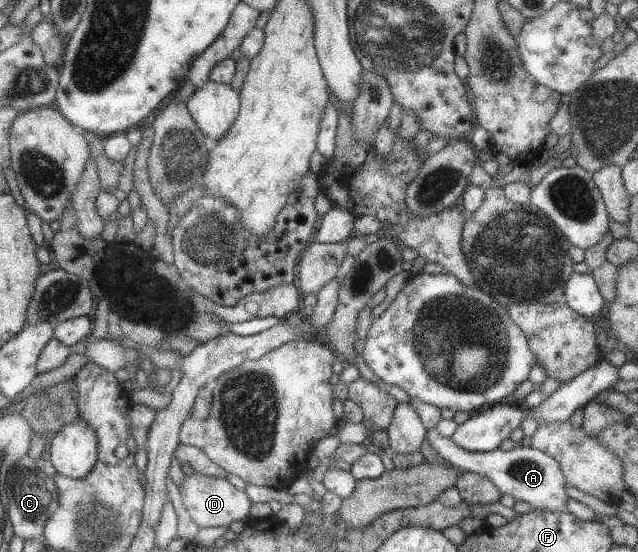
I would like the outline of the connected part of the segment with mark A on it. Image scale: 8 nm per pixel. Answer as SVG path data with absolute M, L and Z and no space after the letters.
M434 427L427 430L426 439L436 454L448 464L455 466L461 474L471 472L490 479L501 495L510 495L514 502L526 502L540 512L562 515L566 511L569 497L564 490L568 485L557 461L546 453L524 445L515 445L508 451L502 451L499 447L487 452L466 451L450 438L442 437Z

